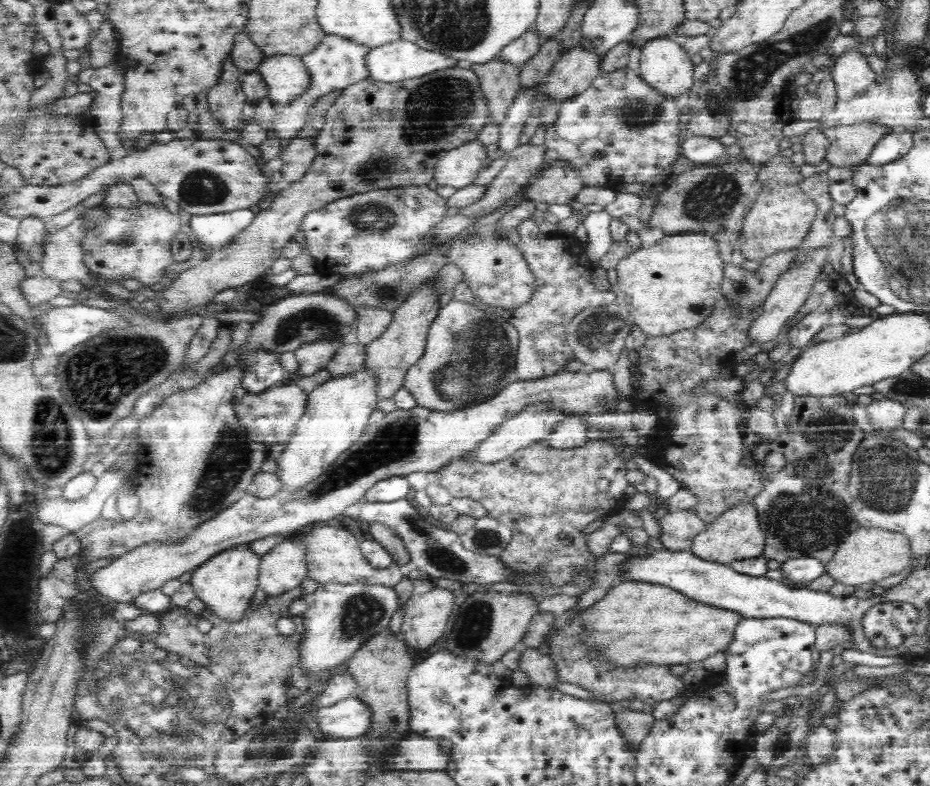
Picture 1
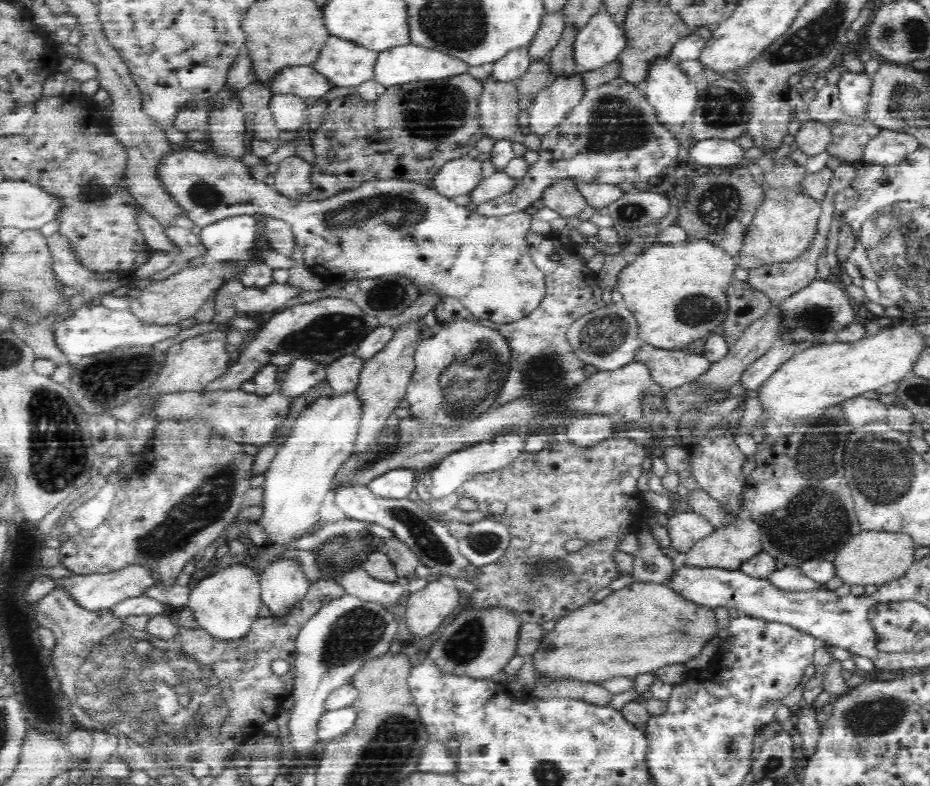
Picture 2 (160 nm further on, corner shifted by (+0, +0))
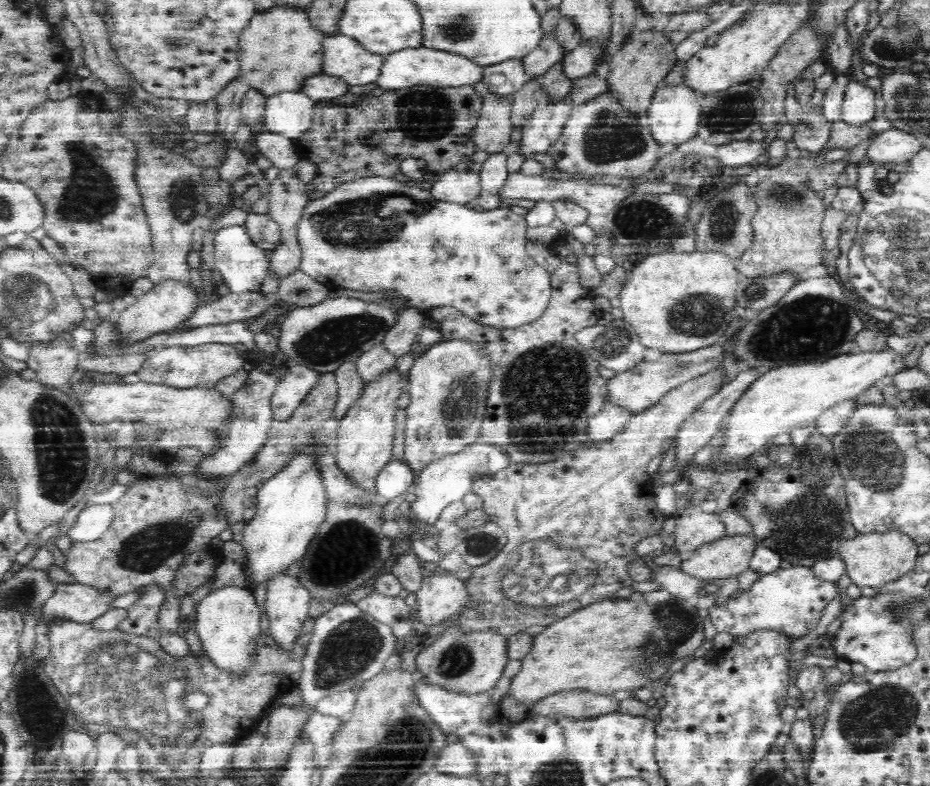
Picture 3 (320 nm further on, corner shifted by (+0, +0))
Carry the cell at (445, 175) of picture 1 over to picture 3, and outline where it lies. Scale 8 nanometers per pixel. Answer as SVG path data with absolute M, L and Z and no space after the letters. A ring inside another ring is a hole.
M464 165L452 167L432 182L430 191L438 200L465 205L481 192L481 176Z

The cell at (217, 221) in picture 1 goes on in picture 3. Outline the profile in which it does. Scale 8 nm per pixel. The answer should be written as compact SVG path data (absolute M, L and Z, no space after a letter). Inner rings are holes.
M245 224L220 228L214 233L216 268L225 281L225 291L260 291L264 279L271 272L270 252L254 244Z

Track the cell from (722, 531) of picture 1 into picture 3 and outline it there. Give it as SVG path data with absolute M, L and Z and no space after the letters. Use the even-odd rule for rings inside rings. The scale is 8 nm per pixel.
M725 534L694 550L681 570L698 578L734 577L749 569L749 561L757 550L752 534Z

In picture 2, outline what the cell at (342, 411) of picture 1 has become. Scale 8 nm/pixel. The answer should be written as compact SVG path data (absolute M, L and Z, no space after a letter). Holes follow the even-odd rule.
M357 388L342 394L318 396L314 402L294 415L294 421L281 447L265 471L264 518L262 527L270 534L273 545L300 539L302 533L318 522L320 504L331 488L332 476L344 460L357 450L358 433L364 403Z

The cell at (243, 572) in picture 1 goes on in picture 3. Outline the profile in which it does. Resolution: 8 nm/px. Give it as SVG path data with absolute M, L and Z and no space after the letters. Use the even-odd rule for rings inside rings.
M228 584L210 590L192 613L195 629L202 641L203 650L224 670L246 670L252 660L252 652L257 644L260 629L260 613L263 608L258 606L252 586Z

